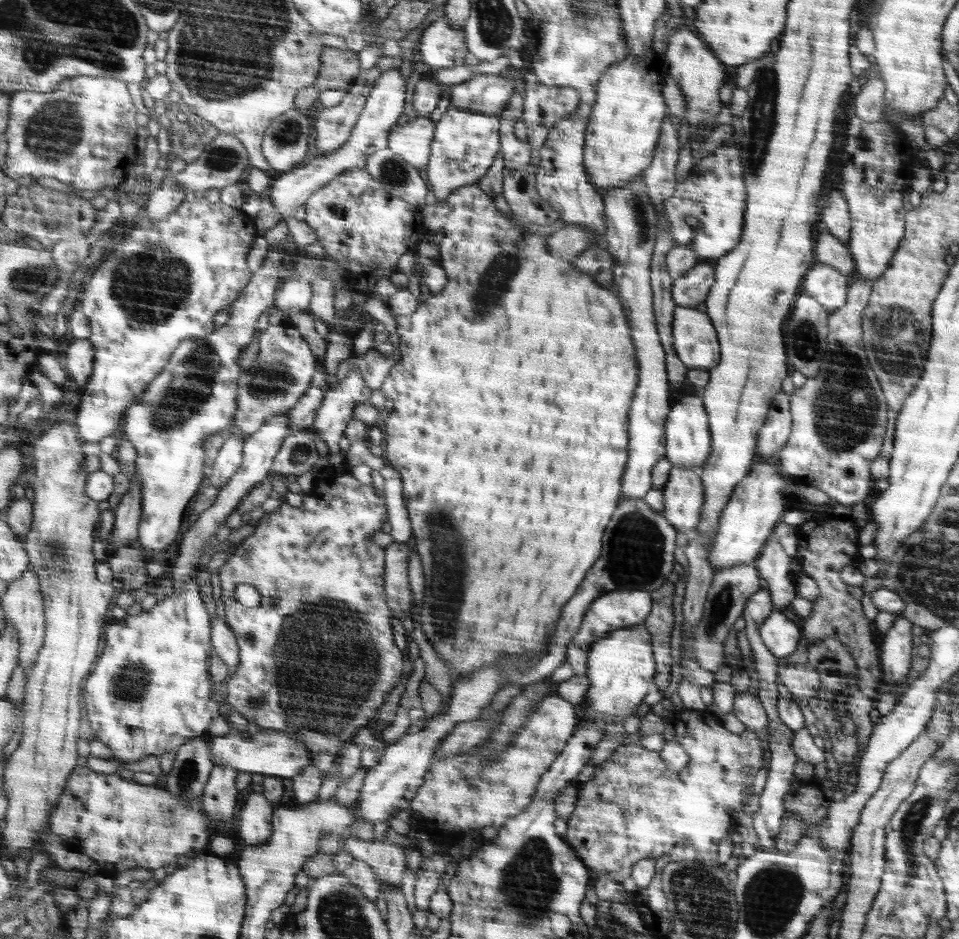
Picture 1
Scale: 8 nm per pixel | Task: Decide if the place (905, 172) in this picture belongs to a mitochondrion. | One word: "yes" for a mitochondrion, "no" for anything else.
no

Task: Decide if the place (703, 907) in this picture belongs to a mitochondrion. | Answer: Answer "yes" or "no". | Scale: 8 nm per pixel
yes

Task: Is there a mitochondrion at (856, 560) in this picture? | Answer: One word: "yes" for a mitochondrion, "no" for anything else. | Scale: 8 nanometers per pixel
no

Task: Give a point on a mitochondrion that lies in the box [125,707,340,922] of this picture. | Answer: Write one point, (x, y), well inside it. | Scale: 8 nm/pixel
(187, 776)

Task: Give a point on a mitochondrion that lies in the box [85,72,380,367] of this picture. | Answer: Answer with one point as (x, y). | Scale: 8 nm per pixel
(150, 283)

